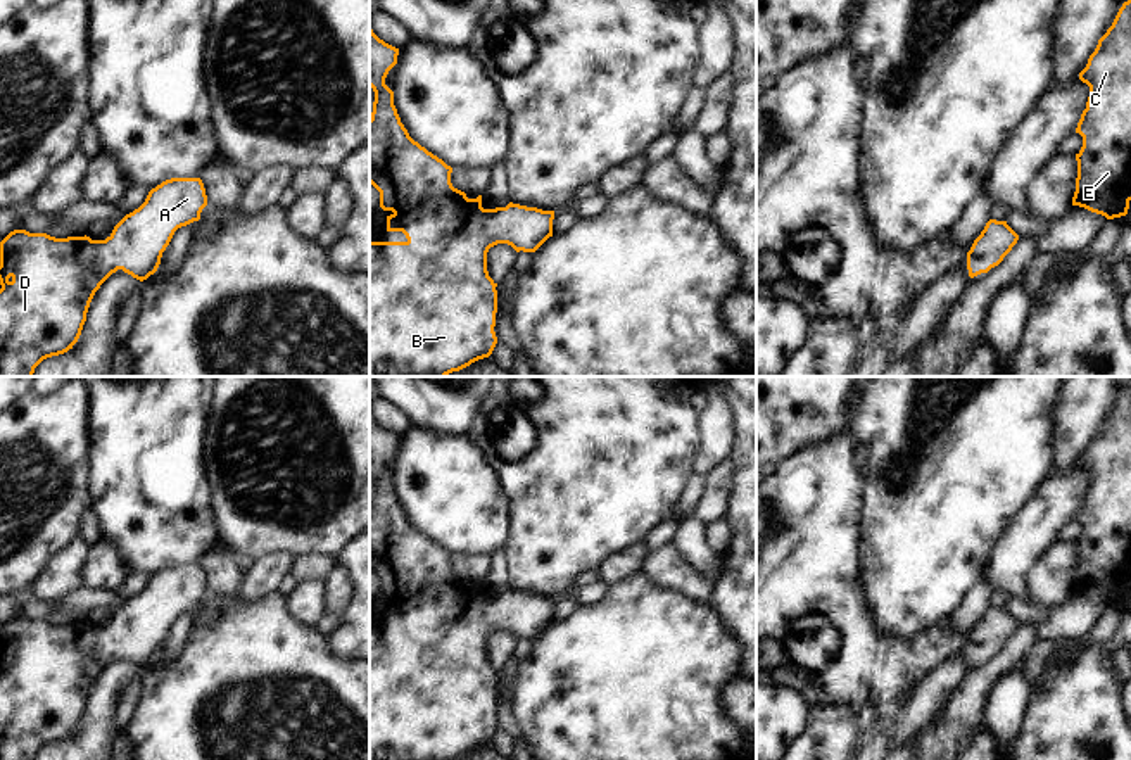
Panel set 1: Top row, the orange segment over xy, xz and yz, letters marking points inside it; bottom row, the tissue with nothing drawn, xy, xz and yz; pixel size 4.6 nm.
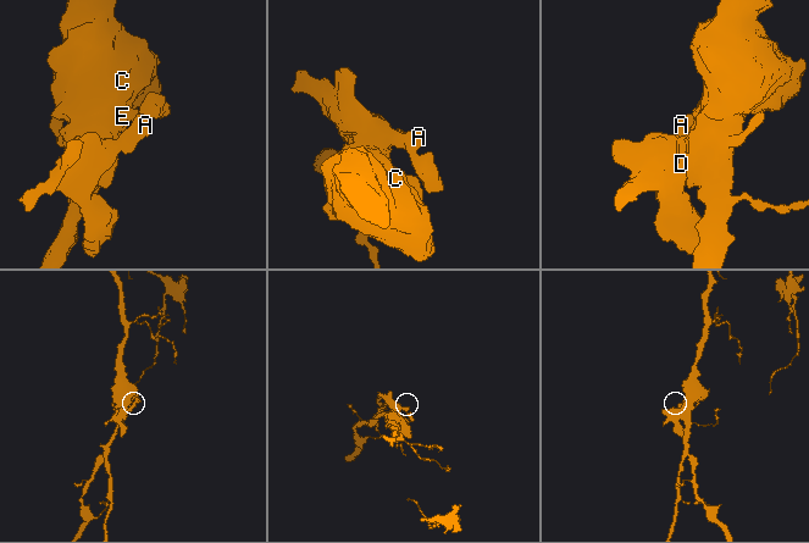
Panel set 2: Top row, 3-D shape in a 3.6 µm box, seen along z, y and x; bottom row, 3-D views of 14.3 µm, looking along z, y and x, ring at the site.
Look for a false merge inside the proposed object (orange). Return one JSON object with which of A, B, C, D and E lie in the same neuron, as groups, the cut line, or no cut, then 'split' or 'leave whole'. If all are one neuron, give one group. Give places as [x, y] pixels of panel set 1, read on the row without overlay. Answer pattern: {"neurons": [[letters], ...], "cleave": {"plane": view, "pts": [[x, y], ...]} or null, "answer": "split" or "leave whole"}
{"neurons": [["A", "B", "C", "D", "E"]], "cleave": null, "answer": "leave whole"}

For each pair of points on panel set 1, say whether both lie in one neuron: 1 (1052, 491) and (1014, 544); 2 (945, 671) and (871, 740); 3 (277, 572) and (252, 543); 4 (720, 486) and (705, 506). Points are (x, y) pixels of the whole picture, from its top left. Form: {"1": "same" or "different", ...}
{"1": "same", "2": "same", "3": "different", "4": "same"}

